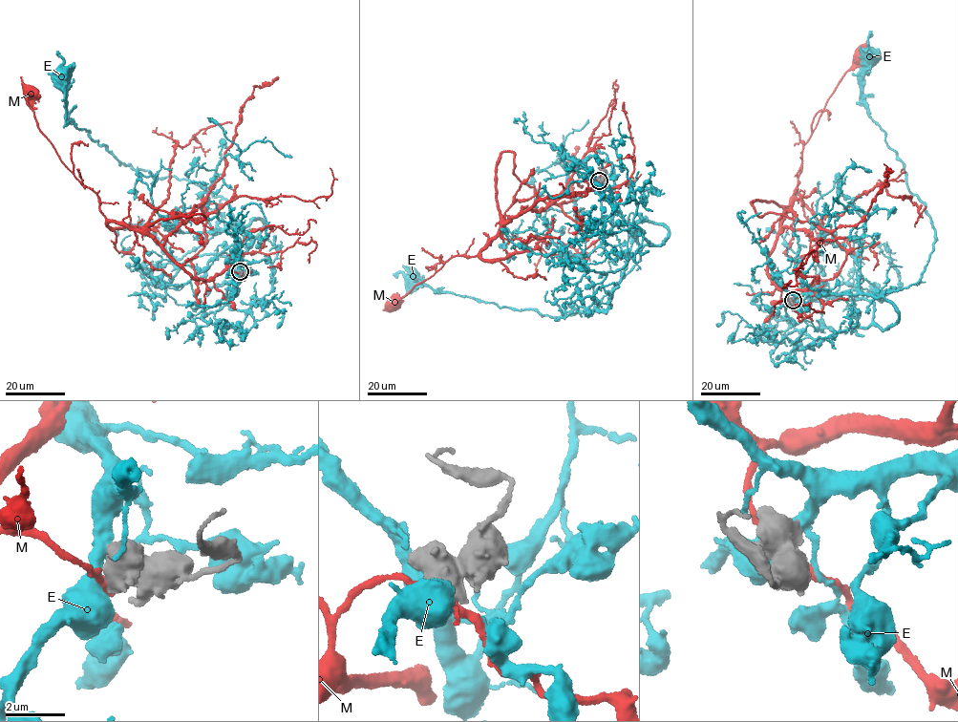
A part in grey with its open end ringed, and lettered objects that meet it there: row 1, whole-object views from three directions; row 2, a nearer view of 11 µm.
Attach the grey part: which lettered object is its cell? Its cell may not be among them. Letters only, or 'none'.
E

